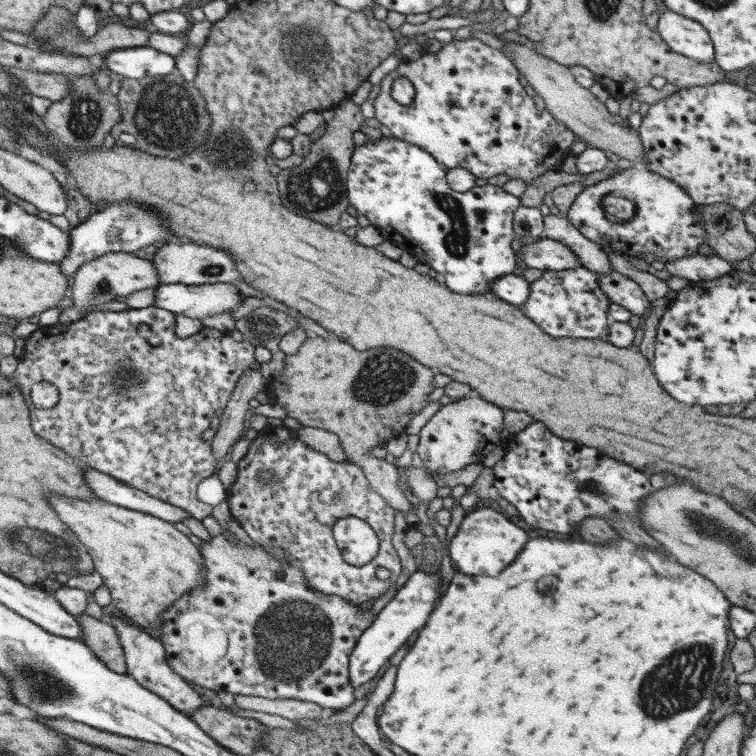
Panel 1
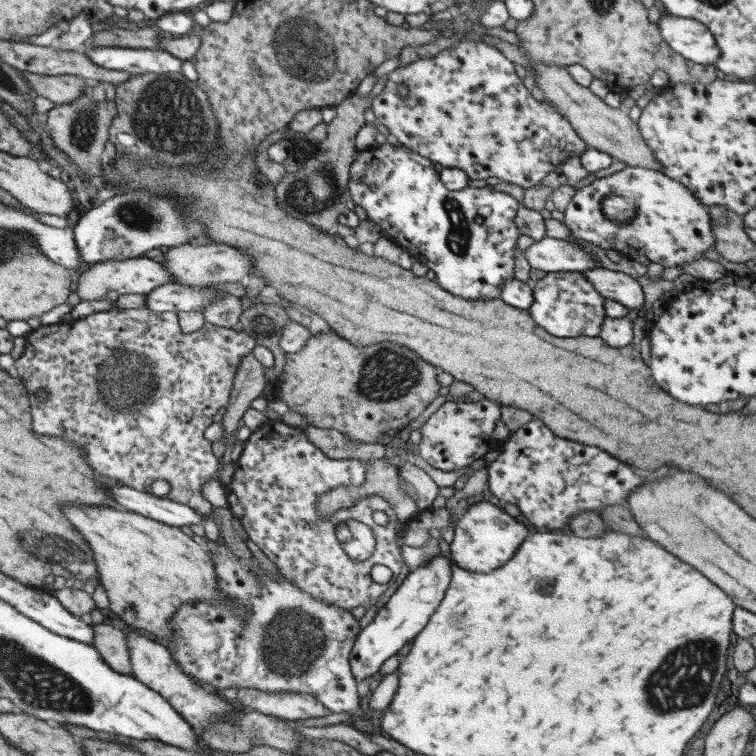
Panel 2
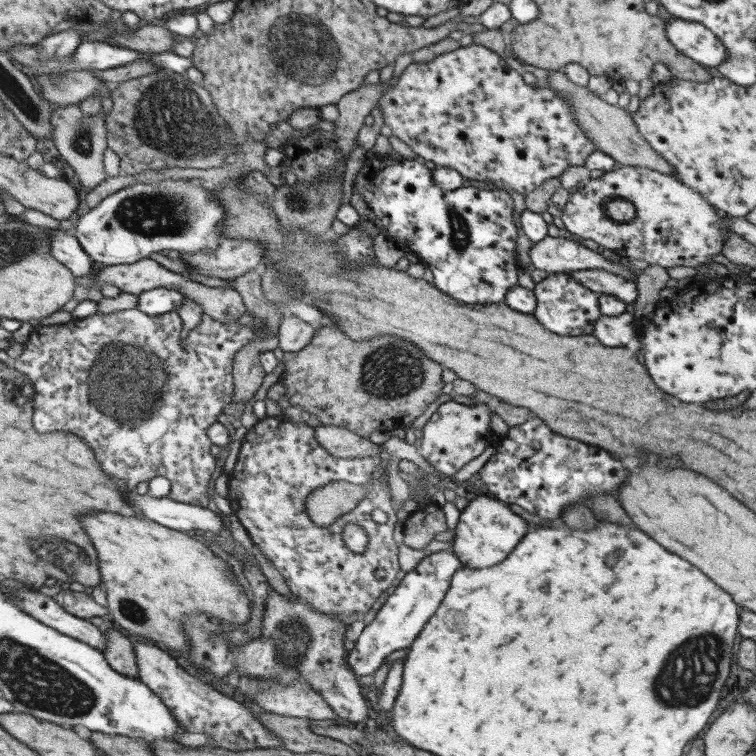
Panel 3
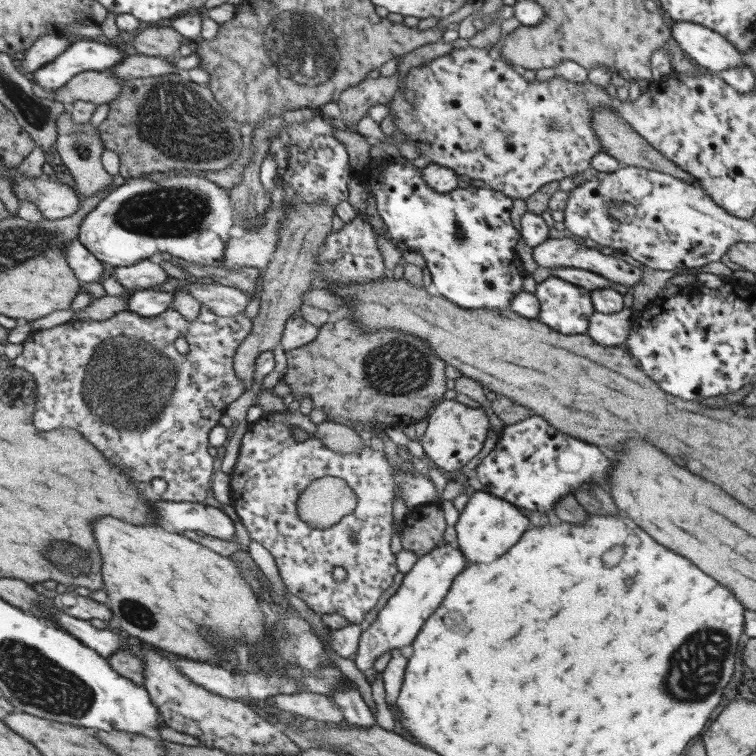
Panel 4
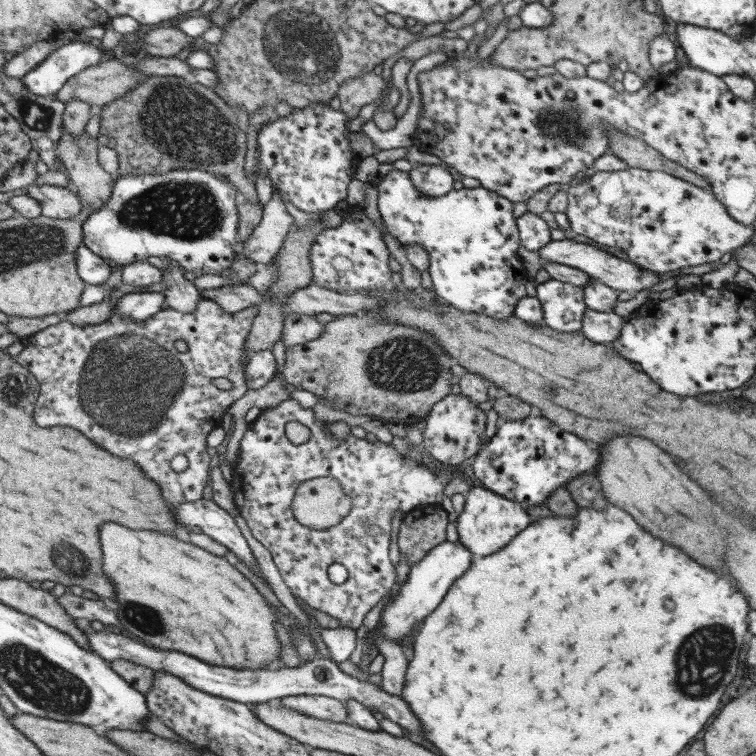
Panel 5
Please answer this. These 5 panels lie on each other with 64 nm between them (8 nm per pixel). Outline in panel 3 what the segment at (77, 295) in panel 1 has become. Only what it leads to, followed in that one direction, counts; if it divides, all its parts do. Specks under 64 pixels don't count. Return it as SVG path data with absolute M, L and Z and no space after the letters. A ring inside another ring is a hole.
M150 257L137 260L132 264L106 265L98 270L96 274L94 273L94 282L92 282L91 286L100 289L102 284L112 284L112 286L119 288L122 293L130 293L136 297L156 287L176 289L186 294L188 299L200 304L203 313L206 313L214 320L218 320L220 323L232 323L244 315L246 310L244 301L236 289L231 289L230 287L208 287L202 283L197 283L182 277L180 273L166 269L157 261L150 259Z

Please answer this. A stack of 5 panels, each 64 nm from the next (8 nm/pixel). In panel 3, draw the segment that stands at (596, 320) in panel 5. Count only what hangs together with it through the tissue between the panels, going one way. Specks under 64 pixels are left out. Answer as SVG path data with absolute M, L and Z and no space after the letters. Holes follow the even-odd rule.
M628 312L616 317L601 315L594 323L592 336L610 348L625 347L635 337L635 323L635 316Z

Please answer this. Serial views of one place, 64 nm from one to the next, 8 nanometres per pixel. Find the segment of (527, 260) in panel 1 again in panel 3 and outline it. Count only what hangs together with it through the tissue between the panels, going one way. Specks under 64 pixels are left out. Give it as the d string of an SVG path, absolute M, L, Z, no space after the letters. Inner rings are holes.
M550 237L532 245L530 252L532 269L546 270L549 273L572 272L573 270L600 269L636 280L622 261L614 262L574 240L566 237Z

